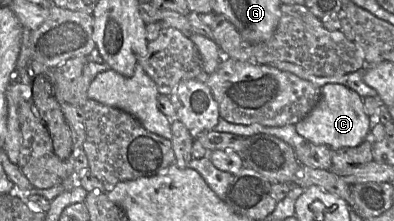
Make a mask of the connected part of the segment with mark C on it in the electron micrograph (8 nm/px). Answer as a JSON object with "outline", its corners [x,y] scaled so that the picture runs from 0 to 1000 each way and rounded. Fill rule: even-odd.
{"outline":[[[827,380],[792,502],[749,566],[754,602],[782,643],[827,656],[843,679],[914,656],[942,593],[939,529],[926,511],[921,443],[901,412],[863,380]]]}

